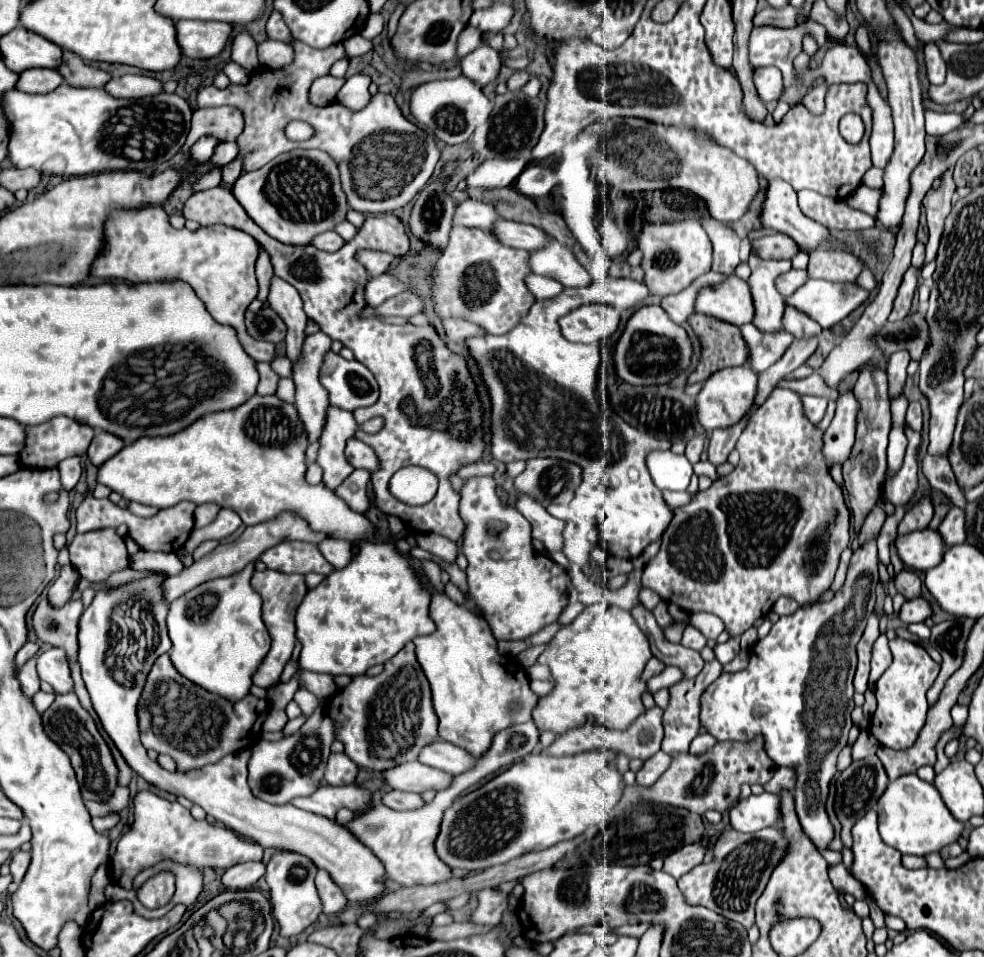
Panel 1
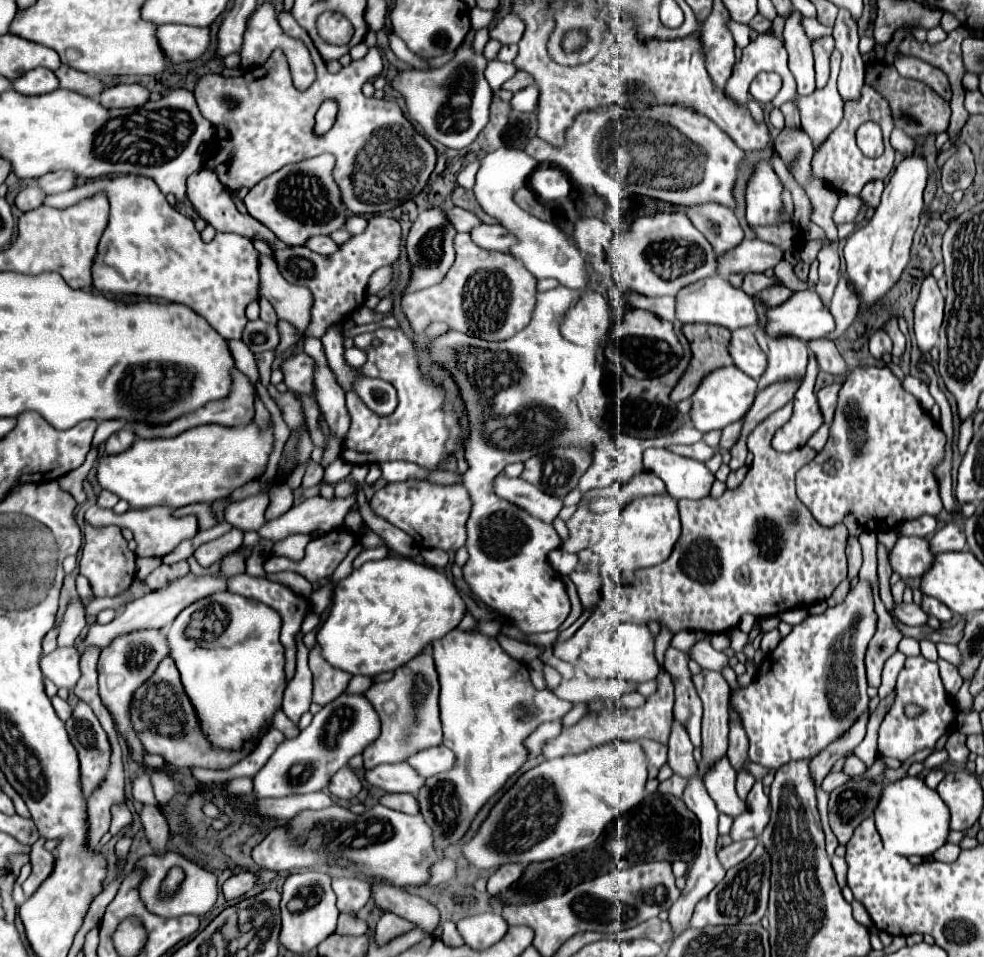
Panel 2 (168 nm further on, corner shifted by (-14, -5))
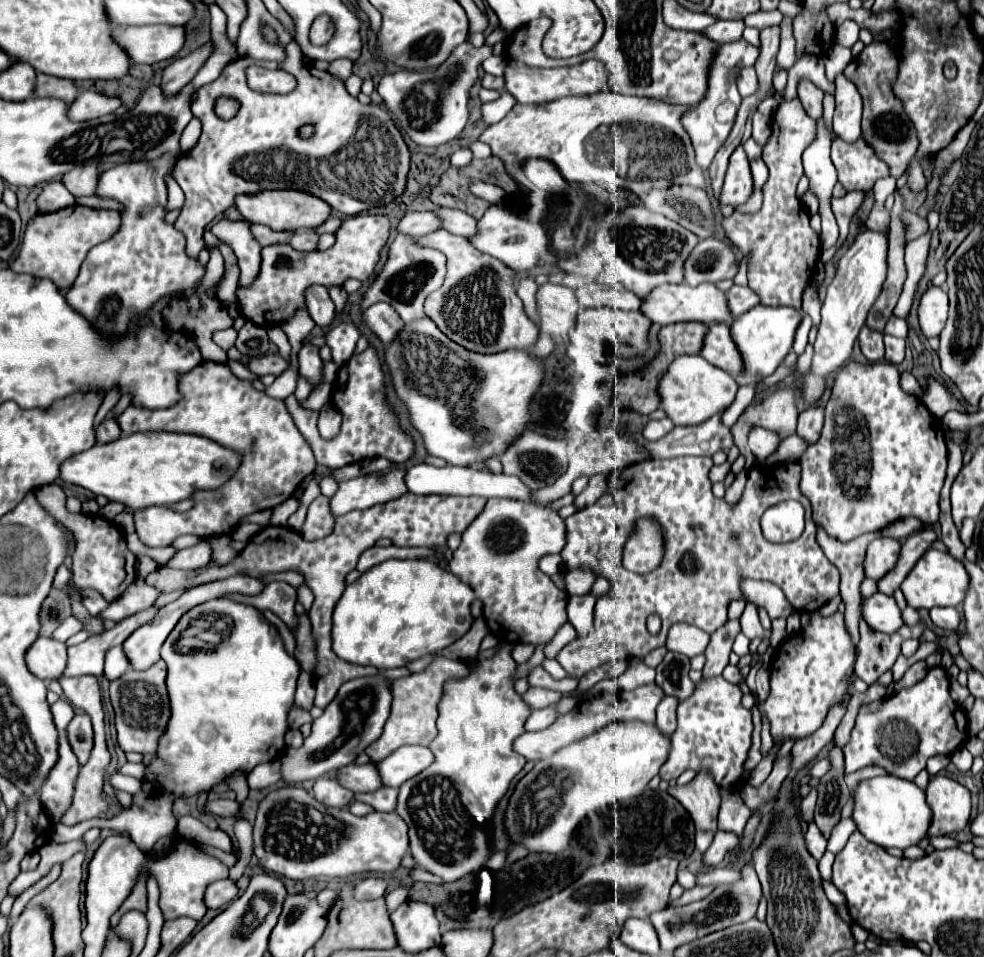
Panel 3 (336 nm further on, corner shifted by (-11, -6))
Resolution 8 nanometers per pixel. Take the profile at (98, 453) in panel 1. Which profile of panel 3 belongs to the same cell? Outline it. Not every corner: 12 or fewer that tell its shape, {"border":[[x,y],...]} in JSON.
{"border":[[107,416],[97,426],[97,442],[105,444],[121,436],[119,424]]}

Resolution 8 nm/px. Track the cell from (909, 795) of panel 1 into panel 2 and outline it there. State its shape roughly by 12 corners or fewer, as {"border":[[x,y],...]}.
{"border":[[922,777],[886,785],[874,811],[888,851],[930,857],[950,811]]}

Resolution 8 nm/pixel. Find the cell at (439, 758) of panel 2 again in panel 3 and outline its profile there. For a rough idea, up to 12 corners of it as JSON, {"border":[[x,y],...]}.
{"border":[[403,746],[373,762],[381,784],[399,788],[433,762],[425,746]]}

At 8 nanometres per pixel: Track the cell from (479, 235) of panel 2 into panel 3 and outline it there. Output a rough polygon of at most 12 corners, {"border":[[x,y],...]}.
{"border":[[451,208],[431,210],[441,228],[459,234],[475,234],[475,218]]}

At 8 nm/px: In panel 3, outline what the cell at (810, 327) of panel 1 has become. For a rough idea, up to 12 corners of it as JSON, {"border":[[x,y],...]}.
{"border":[[889,362],[839,370],[799,458],[849,542],[937,522],[945,430]]}

